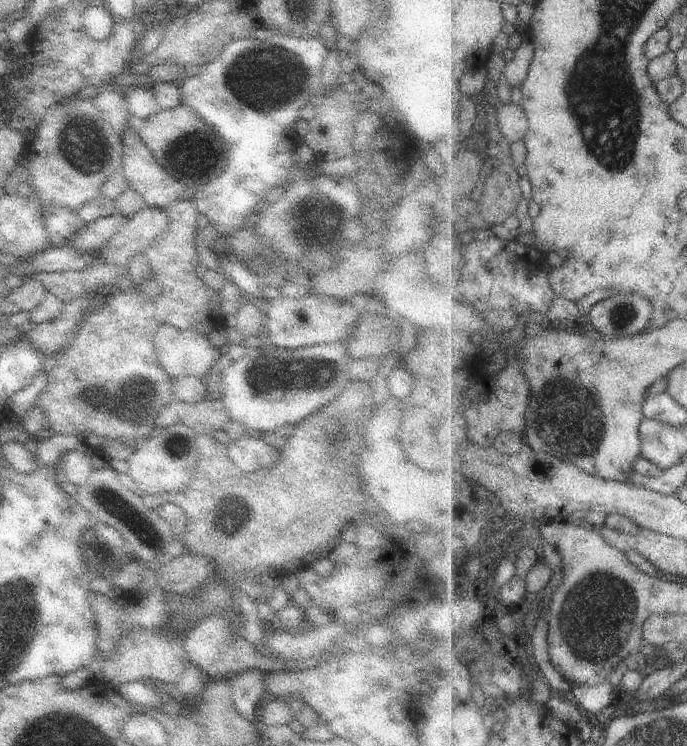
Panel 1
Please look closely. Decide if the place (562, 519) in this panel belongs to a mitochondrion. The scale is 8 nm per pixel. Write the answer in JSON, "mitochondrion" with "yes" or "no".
{"mitochondrion":"no"}

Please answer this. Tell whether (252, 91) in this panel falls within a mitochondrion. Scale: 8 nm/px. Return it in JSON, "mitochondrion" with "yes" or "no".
{"mitochondrion":"yes"}

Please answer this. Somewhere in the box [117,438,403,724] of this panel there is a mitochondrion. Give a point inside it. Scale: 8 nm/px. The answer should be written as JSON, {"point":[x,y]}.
{"point":[237,516]}

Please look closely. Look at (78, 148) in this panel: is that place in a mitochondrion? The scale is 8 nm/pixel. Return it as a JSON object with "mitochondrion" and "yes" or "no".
{"mitochondrion":"yes"}

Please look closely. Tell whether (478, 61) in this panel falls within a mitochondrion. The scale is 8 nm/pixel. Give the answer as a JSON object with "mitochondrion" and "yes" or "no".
{"mitochondrion":"no"}

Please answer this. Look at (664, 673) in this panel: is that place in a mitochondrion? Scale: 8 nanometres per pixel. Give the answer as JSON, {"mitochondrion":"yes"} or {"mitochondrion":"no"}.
{"mitochondrion":"no"}

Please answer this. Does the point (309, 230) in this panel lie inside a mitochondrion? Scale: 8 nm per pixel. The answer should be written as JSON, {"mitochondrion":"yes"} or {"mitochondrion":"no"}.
{"mitochondrion":"yes"}

